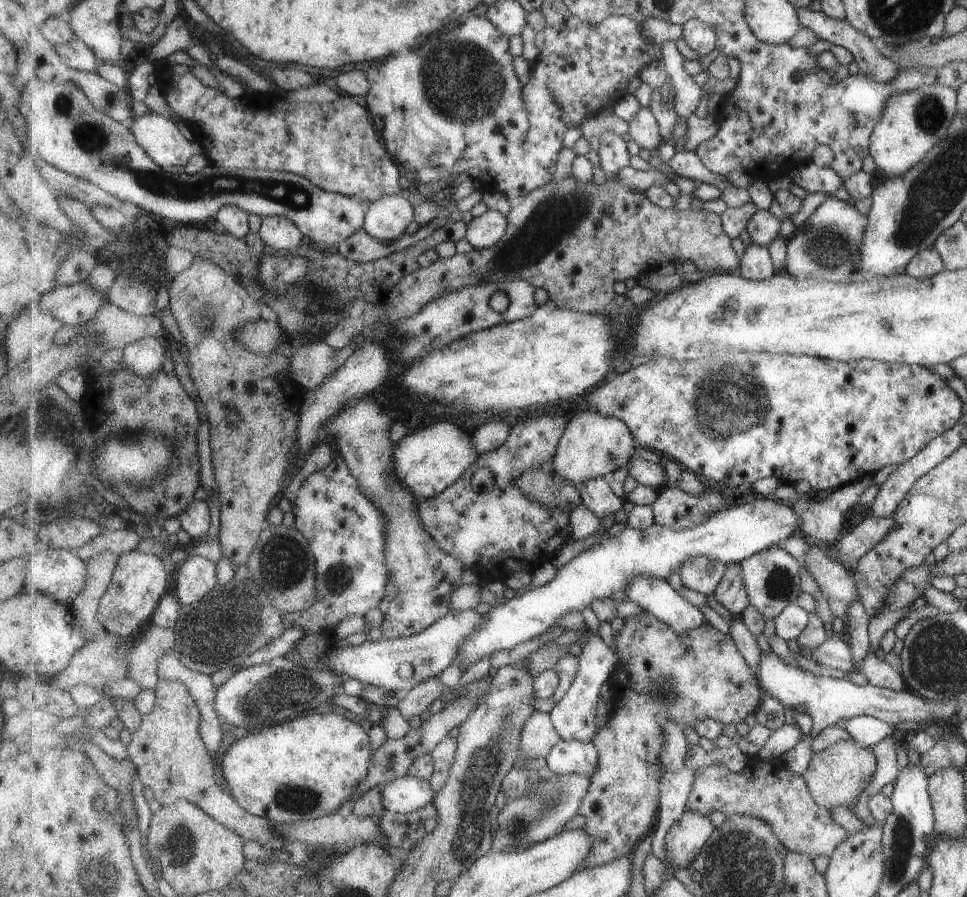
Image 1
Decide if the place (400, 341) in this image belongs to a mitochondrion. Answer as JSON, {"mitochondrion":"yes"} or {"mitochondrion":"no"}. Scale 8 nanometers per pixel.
{"mitochondrion":"yes"}

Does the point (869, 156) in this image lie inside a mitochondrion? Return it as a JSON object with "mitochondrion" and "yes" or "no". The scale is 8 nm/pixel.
{"mitochondrion":"no"}

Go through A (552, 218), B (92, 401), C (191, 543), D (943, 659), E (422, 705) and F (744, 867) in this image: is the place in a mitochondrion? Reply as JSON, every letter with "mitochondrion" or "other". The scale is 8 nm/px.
{"A":"mitochondrion","B":"other","C":"other","D":"mitochondrion","E":"other","F":"mitochondrion"}

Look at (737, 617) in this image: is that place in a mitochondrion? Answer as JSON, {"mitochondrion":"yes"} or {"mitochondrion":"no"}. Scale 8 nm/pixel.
{"mitochondrion":"no"}

